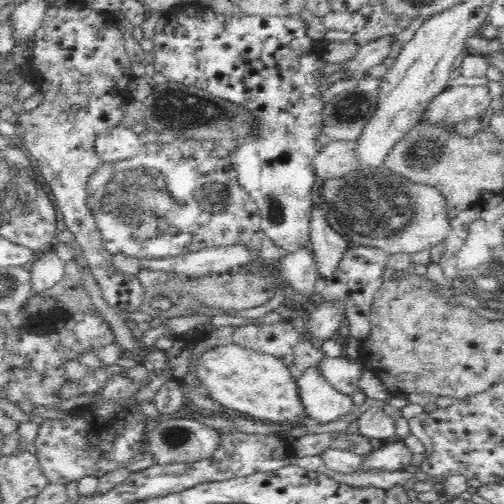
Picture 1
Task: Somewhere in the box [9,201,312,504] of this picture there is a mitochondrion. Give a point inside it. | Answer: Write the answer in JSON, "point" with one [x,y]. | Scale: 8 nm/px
{"point":[174,437]}

